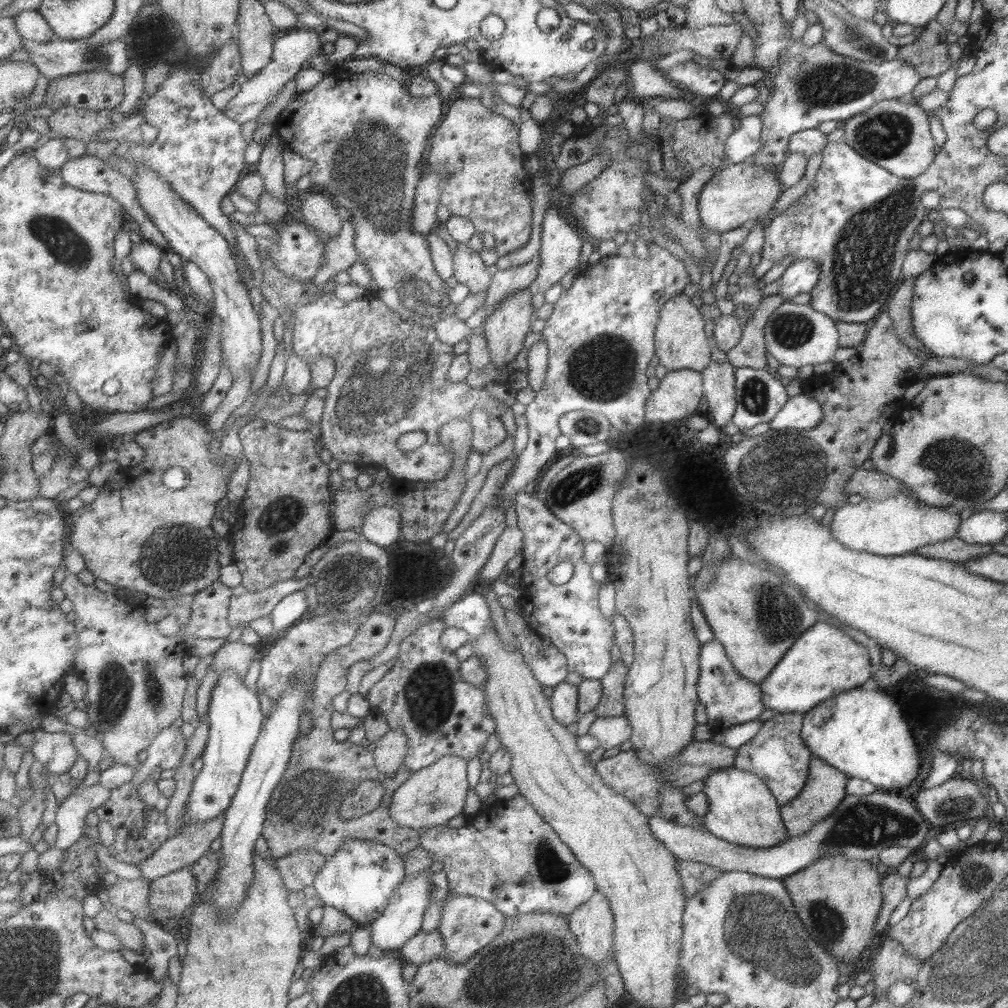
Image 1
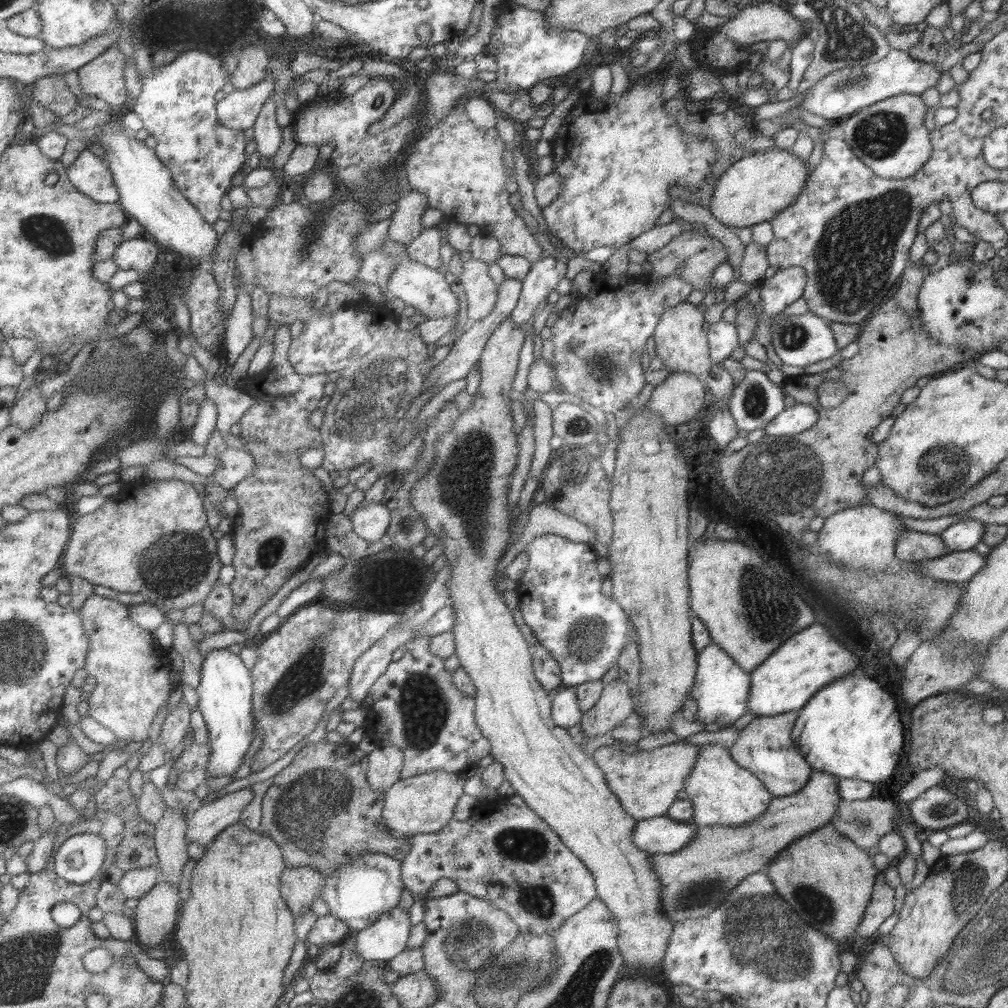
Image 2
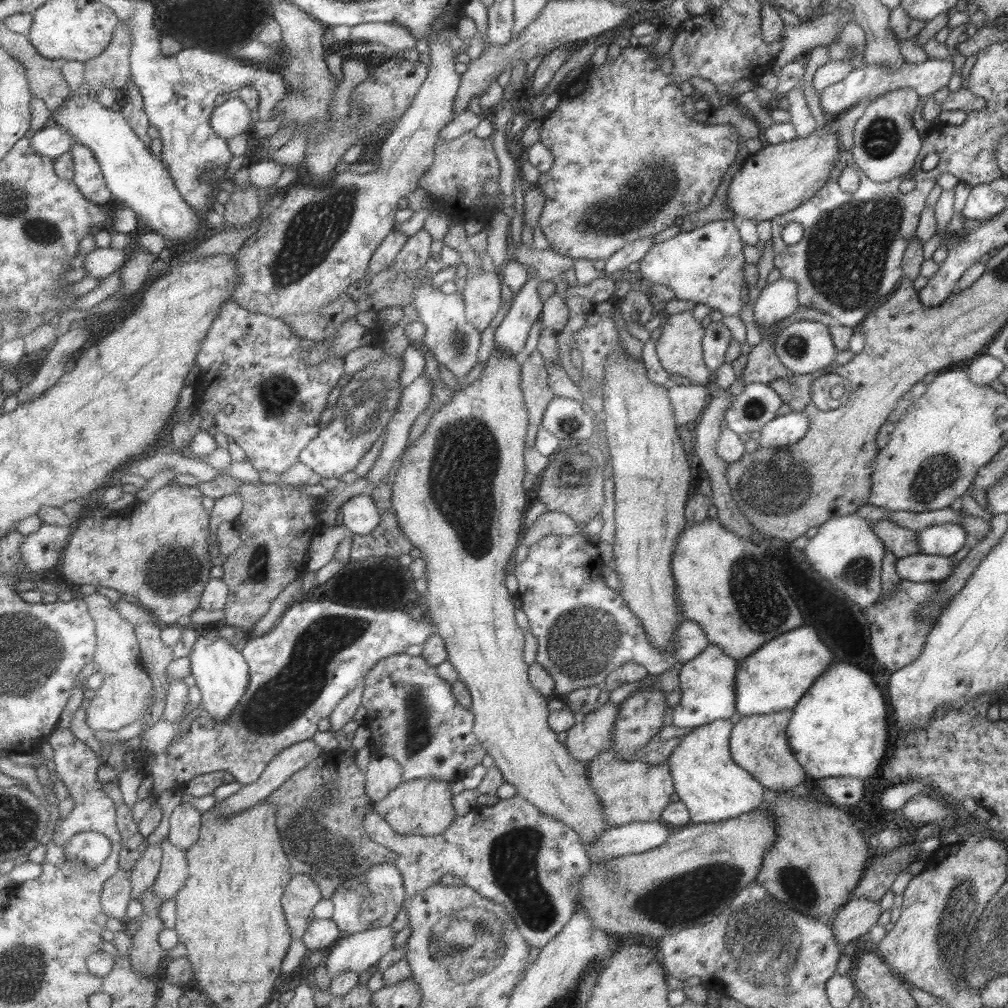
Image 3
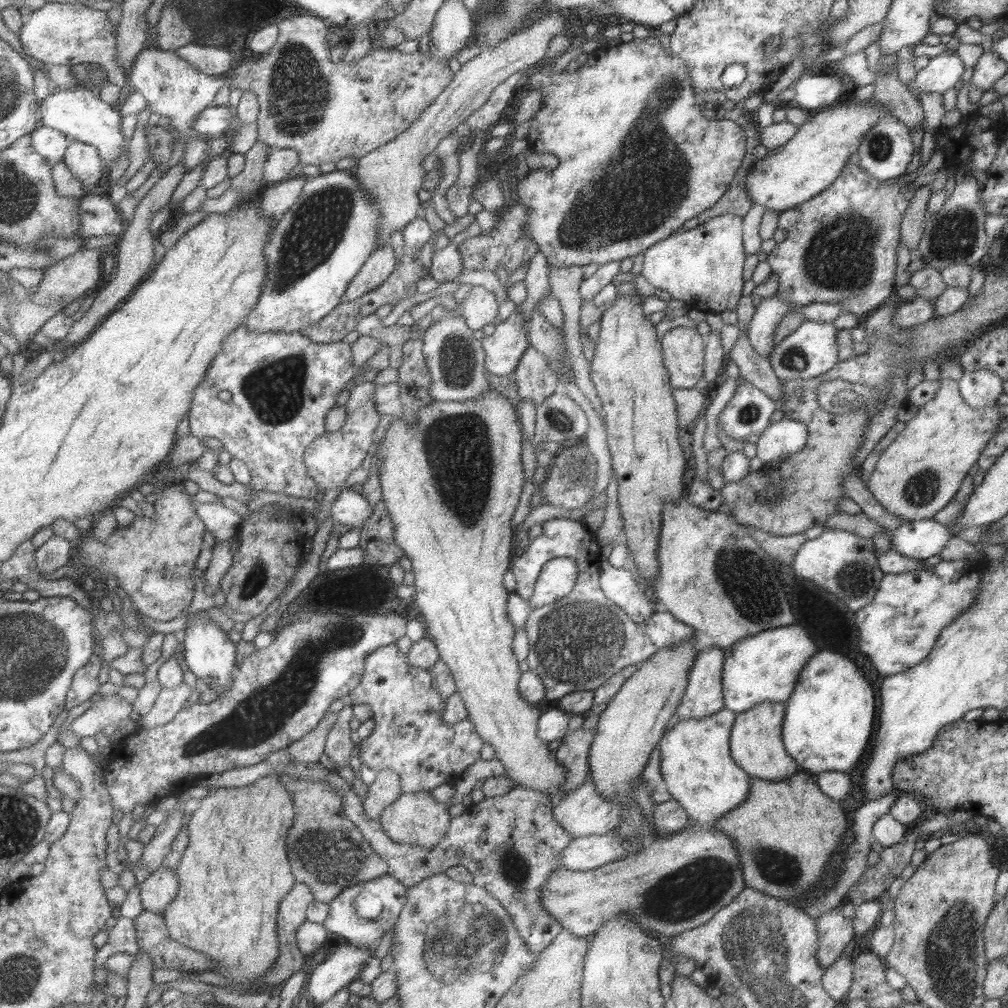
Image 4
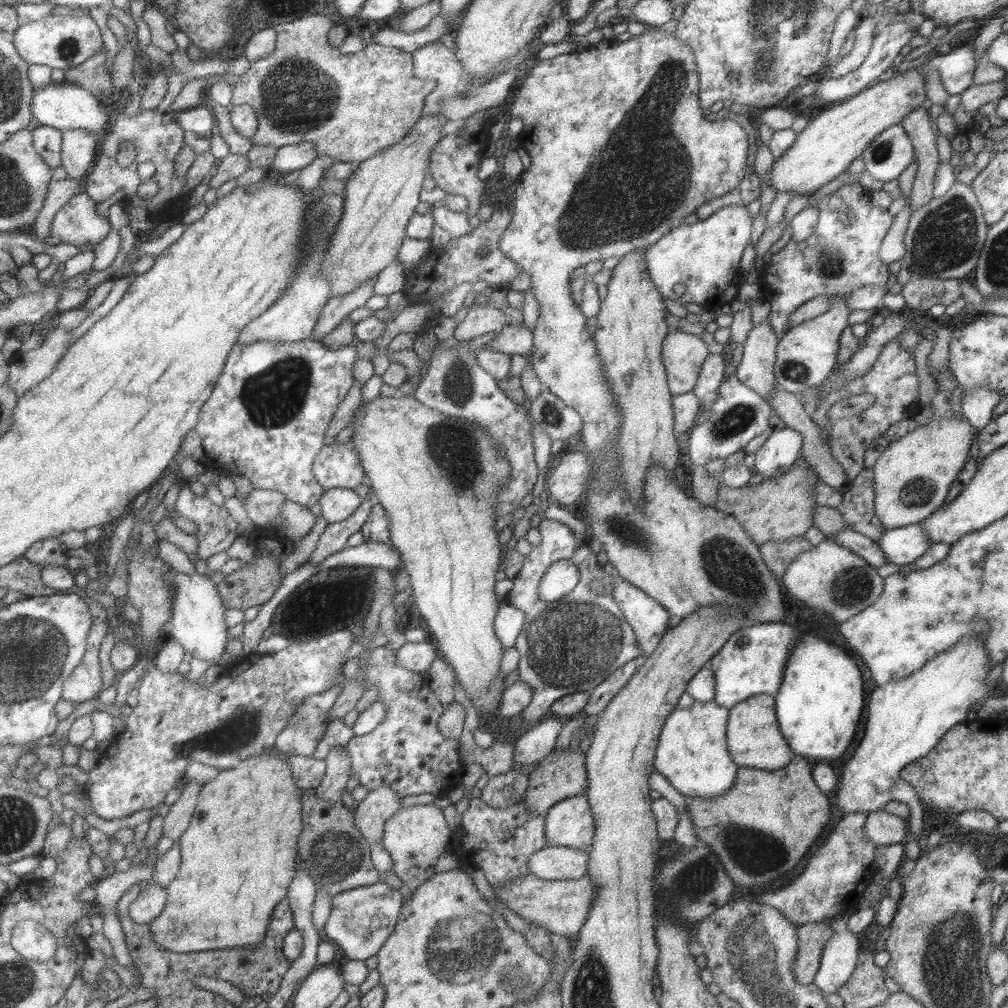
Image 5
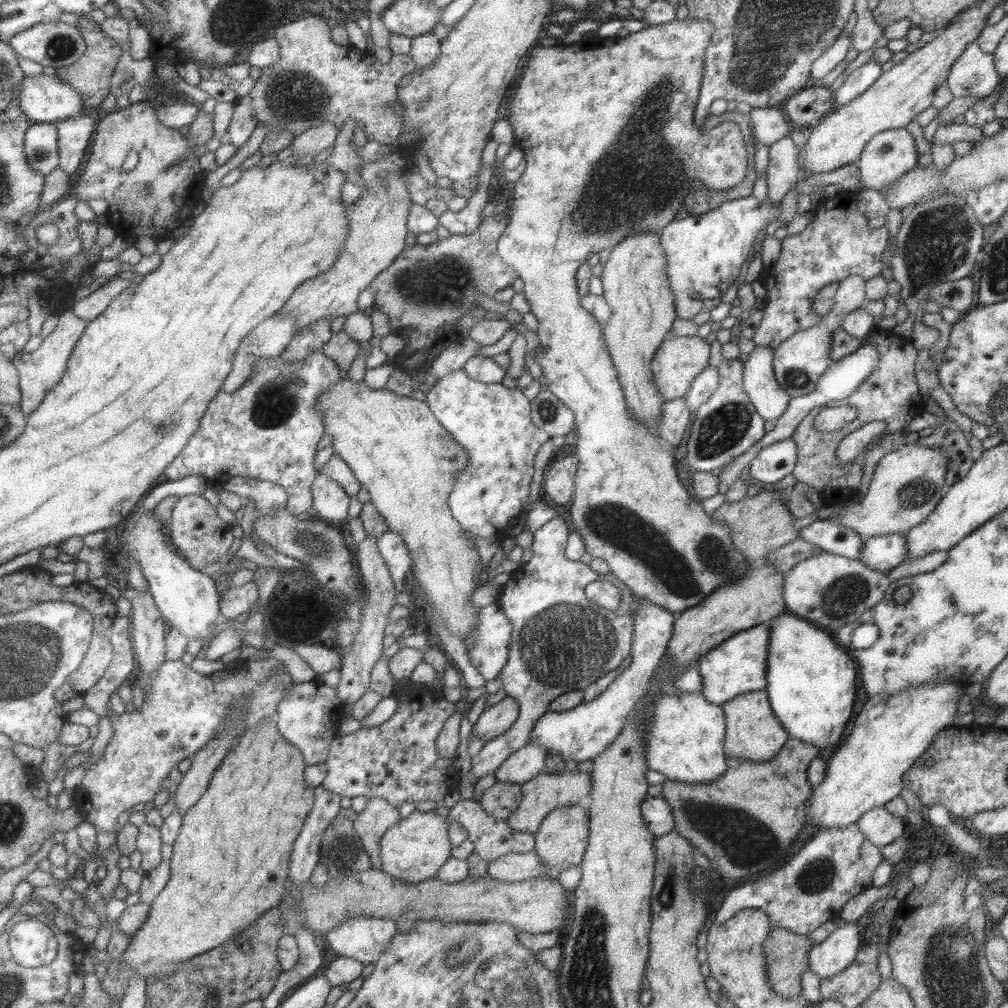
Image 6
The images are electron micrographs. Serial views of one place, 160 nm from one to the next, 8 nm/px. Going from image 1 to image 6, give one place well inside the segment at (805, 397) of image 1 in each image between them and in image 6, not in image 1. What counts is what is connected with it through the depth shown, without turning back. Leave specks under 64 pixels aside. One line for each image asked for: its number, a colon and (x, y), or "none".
2: (791, 420)
3: (782, 430)
4: (785, 437)
5: (781, 449)
6: (773, 462)

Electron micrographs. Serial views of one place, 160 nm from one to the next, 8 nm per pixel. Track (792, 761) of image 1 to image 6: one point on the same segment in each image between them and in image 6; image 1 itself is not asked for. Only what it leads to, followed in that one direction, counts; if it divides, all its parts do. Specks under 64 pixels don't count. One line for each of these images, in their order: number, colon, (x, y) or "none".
2: (764, 747)
3: (758, 744)
4: (756, 746)
5: (753, 739)
6: (751, 731)

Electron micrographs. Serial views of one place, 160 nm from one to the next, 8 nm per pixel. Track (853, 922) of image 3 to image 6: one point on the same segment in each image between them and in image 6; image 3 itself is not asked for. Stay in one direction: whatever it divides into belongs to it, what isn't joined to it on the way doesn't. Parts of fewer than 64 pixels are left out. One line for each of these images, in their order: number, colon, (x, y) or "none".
4: (834, 931)
5: (810, 937)
6: (785, 957)

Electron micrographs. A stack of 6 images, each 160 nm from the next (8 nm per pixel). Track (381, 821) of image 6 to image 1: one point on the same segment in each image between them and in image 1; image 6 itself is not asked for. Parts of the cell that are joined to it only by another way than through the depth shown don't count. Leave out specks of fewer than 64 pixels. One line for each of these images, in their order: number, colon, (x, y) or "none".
1: (389, 751)
2: (385, 763)
3: (382, 774)
4: (385, 788)
5: (370, 814)

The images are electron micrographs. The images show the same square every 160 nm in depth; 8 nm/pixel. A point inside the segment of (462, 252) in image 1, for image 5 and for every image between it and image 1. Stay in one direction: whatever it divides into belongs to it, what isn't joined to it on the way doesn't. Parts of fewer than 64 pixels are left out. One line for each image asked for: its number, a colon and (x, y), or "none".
2: (480, 291)
3: (481, 294)
4: (479, 306)
5: (479, 320)

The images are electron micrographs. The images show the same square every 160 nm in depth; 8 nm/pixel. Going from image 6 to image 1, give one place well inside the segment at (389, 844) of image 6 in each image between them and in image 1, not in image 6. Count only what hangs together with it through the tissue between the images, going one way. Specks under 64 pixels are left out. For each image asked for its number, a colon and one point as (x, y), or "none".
1: (429, 797)
2: (422, 804)
3: (422, 806)
4: (415, 818)
5: (415, 837)

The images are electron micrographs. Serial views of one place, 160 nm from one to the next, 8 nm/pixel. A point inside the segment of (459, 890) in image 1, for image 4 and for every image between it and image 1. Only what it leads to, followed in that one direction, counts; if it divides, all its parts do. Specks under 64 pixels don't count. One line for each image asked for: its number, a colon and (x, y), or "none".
2: (503, 853)
3: (511, 853)
4: (510, 843)

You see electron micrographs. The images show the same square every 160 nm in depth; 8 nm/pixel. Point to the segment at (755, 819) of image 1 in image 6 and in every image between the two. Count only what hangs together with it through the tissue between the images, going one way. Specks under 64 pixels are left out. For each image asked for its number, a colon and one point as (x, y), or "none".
2: (722, 793)
3: (713, 788)
4: (695, 764)
5: (691, 754)
6: (684, 742)

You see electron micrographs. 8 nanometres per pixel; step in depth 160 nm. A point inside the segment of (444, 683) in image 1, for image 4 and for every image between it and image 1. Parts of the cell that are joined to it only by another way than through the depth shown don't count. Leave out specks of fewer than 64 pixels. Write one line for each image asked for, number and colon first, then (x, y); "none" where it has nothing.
2: (414, 704)
3: (412, 717)
4: (409, 737)

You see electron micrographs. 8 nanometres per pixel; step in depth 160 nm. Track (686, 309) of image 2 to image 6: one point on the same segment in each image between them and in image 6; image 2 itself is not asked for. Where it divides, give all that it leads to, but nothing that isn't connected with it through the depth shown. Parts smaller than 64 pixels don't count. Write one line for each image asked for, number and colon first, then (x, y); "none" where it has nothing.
3: (679, 346)
4: (682, 347)
5: (682, 354)
6: (678, 361)

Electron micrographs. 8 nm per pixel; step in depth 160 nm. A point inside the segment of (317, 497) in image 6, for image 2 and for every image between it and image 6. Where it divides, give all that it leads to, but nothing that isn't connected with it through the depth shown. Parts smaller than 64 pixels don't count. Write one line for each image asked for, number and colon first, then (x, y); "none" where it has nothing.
2: (368, 520)
3: (360, 516)
4: (350, 508)
5: (336, 504)

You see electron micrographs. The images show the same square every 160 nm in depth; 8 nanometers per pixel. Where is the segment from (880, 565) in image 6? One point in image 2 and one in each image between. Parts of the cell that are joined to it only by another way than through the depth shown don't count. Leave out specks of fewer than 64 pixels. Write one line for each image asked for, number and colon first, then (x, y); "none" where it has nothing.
2: (964, 534)
3: (945, 539)
4: (919, 539)
5: (900, 546)

